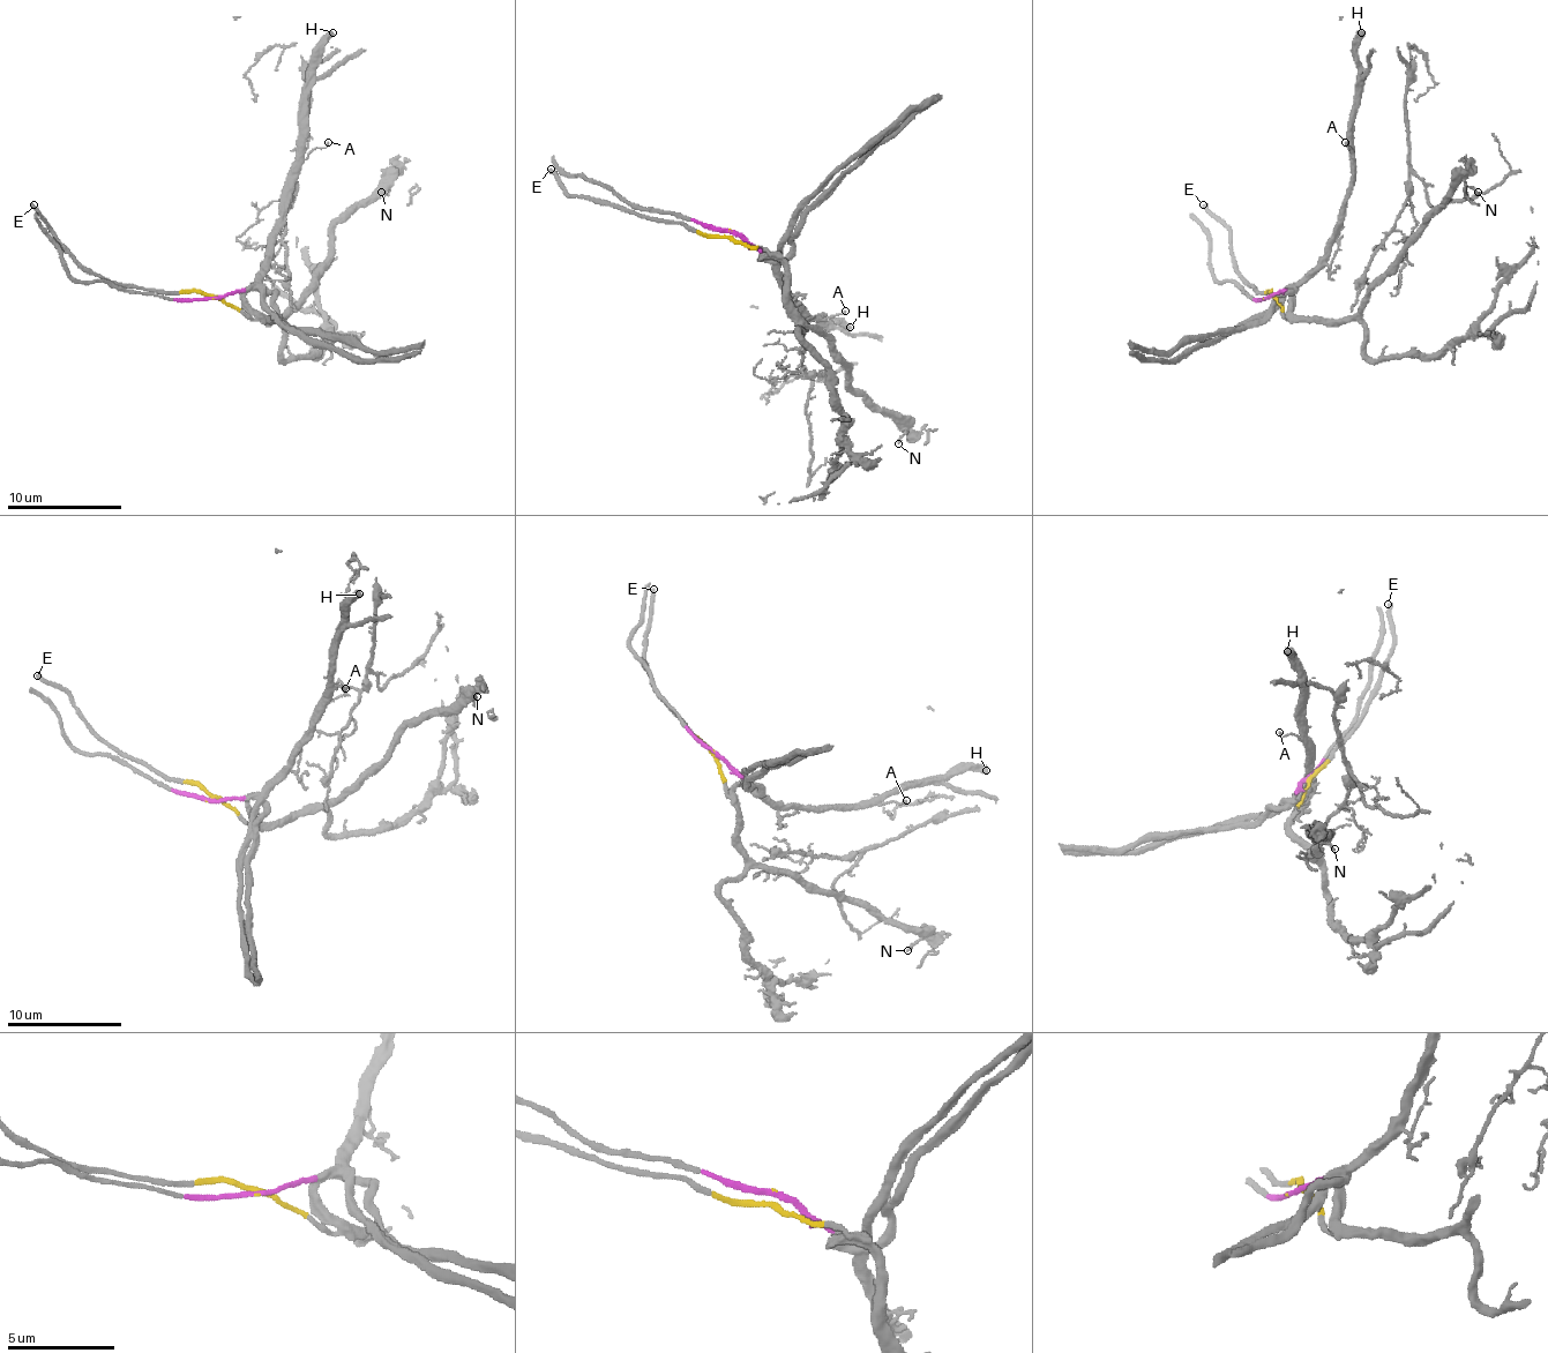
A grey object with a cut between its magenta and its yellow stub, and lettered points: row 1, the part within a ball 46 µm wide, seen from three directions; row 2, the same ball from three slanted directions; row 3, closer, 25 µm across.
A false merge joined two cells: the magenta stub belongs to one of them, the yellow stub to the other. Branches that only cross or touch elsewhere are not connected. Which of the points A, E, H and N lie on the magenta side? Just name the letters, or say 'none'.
A, H

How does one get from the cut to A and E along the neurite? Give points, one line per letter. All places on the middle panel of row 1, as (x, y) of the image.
A: (730, 231), (741, 234), (770, 260), (813, 318), (844, 312)
E: (730, 231), (730, 237), (697, 234), (678, 223), (620, 211), (597, 200), (571, 196), (551, 167)

